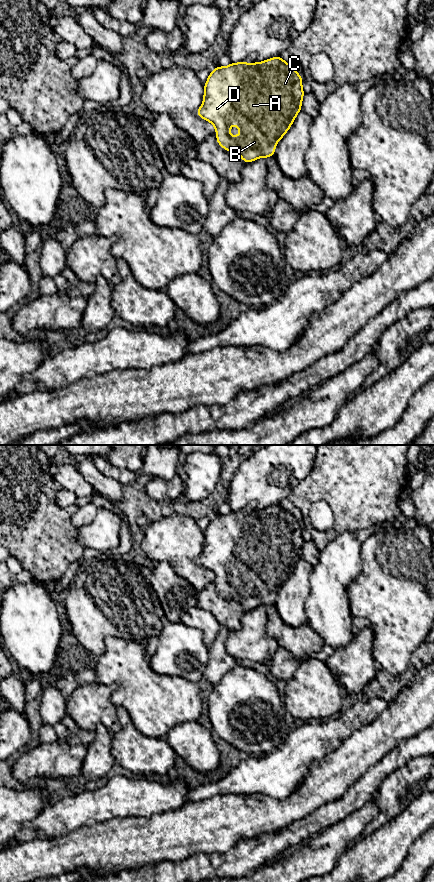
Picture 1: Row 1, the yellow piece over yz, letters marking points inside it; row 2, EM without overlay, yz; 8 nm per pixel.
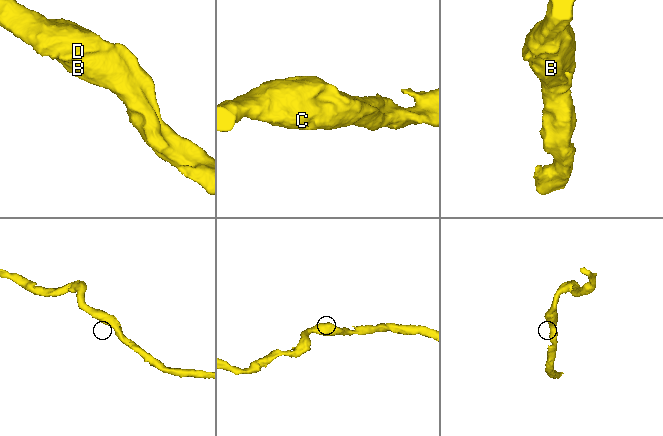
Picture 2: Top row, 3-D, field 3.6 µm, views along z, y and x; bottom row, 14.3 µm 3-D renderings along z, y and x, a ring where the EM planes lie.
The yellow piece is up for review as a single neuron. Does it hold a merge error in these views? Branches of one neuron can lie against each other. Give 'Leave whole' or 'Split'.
Leave whole

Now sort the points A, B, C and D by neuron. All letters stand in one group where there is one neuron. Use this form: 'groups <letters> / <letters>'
groups A B C D

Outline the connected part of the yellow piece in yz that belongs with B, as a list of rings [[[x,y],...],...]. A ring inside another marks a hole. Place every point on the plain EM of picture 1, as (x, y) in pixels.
[[[280,504],[265,508],[260,511],[231,511],[227,515],[217,514],[209,523],[206,532],[204,533],[204,548],[201,555],[197,558],[196,562],[205,567],[206,569],[211,570],[218,584],[215,586],[220,594],[226,599],[233,599],[240,603],[245,611],[250,611],[260,605],[271,605],[275,602],[275,593],[280,589],[280,587],[285,583],[288,577],[291,575],[295,565],[301,558],[302,546],[304,544],[304,539],[302,537],[302,525],[297,521],[297,519],[288,511],[286,511]],[[233,569],[236,569],[235,577],[240,576],[242,582],[235,585],[231,585],[230,573]]]

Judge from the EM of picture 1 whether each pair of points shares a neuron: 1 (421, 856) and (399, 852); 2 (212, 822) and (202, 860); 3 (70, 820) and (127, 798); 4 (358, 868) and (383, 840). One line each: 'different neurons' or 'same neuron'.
1: different neurons
2: different neurons
3: same neuron
4: same neuron

